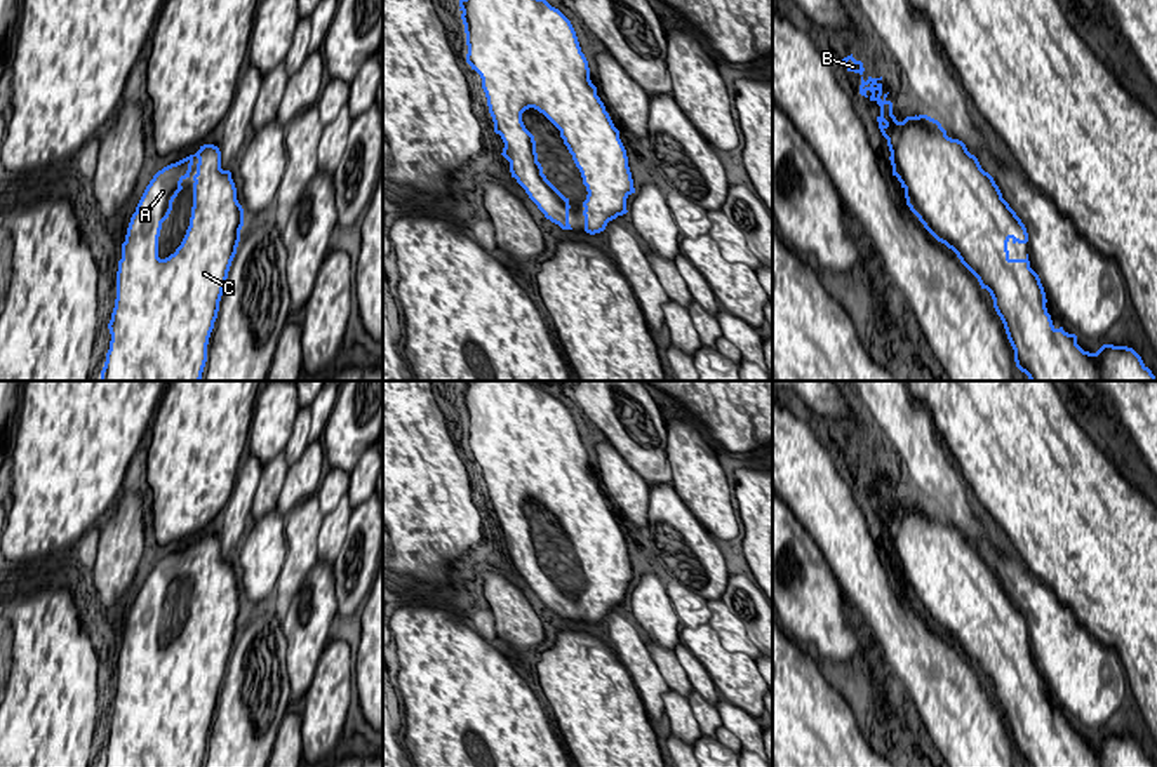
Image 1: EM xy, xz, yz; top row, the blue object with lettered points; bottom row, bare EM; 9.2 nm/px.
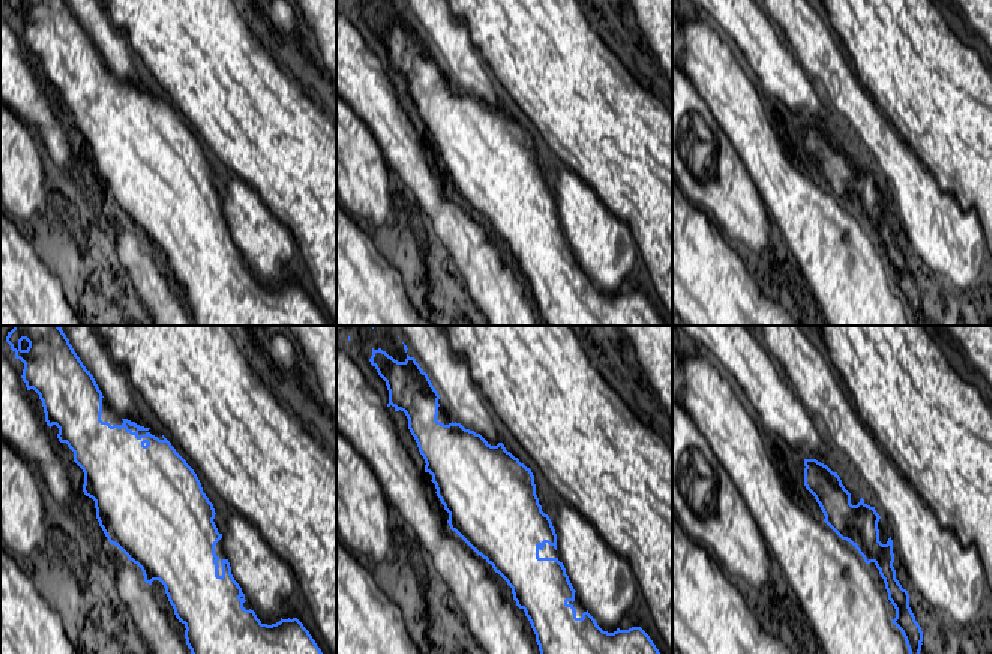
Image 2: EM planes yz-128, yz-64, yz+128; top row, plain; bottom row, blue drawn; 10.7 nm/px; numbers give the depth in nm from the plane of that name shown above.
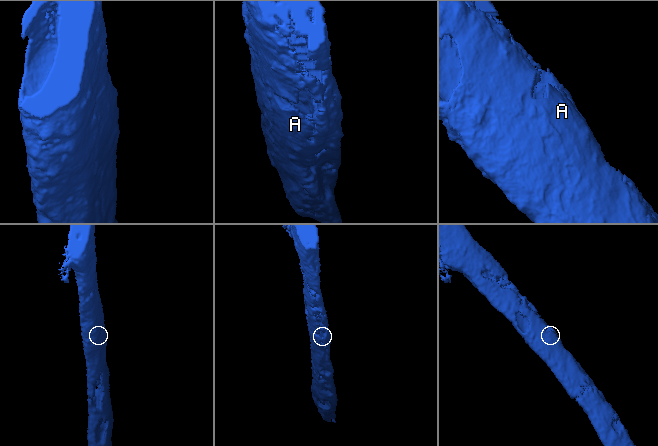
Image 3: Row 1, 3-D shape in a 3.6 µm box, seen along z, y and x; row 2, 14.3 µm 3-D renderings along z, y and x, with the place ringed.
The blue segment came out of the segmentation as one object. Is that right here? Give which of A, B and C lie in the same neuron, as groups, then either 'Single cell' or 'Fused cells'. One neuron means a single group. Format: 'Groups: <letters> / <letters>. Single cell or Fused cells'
Groups: A B C. Single cell

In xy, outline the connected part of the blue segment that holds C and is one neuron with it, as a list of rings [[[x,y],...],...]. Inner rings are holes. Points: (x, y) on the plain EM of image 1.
[[[204,534],[195,544],[158,560],[146,576],[136,602],[130,607],[122,649],[117,661],[117,689],[108,713],[111,730],[101,767],[202,767],[207,751],[207,734],[219,701],[219,690],[226,675],[231,650],[240,631],[244,598],[237,590],[237,577],[230,560],[221,558],[221,541],[214,534]],[[193,548],[198,548],[193,565],[193,597],[190,616],[181,635],[165,649],[158,647],[158,626],[162,612],[172,600],[172,591],[190,567]]]

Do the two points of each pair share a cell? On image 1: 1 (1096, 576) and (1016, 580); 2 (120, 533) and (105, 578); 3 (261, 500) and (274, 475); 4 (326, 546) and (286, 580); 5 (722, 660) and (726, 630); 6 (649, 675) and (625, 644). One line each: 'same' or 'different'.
1: different
2: same
3: same
4: different
5: different
6: same

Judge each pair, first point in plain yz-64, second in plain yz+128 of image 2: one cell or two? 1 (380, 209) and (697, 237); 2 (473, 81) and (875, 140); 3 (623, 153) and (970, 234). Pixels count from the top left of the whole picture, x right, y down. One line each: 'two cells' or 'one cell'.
1: two cells
2: one cell
3: two cells

